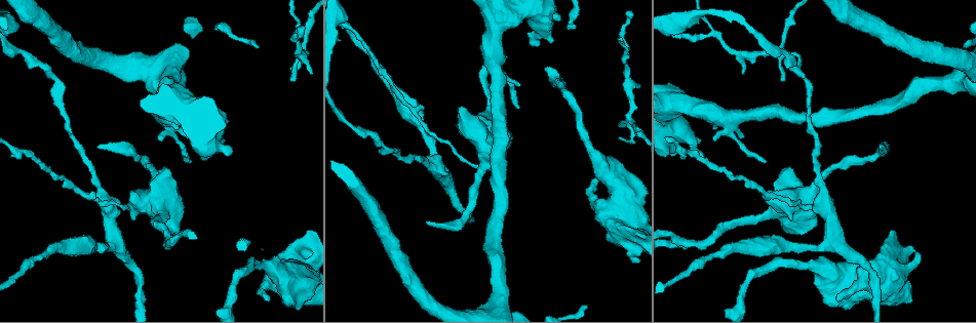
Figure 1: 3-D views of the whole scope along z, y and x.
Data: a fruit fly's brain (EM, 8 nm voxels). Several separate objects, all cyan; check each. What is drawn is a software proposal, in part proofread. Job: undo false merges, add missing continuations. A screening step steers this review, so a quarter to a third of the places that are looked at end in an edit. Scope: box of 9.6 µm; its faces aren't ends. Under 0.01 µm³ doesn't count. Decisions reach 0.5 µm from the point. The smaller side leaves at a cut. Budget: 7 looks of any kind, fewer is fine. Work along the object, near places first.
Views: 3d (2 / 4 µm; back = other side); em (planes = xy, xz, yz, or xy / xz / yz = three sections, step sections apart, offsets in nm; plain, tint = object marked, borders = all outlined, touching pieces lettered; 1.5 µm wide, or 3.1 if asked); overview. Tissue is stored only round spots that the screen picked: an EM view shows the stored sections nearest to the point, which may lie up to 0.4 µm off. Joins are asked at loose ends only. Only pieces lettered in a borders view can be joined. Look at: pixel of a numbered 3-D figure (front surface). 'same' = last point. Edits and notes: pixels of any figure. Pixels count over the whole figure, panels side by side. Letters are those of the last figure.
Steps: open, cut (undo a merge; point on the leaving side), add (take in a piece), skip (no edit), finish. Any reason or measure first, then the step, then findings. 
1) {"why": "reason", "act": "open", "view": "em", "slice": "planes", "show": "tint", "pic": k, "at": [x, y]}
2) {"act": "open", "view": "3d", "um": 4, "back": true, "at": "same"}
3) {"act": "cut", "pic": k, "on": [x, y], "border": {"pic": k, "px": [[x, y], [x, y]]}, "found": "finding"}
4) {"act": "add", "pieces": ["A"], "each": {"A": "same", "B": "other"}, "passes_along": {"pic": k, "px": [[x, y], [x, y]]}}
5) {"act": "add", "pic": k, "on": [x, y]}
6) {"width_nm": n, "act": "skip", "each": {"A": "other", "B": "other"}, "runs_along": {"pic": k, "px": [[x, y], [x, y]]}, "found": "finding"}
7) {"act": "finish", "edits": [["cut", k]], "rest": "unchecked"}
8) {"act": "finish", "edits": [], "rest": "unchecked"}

{"why": "free end", "act": "open", "view": "em", "slice": "planes", "show": "borders", "pic": 1, "at": [837, 300]}

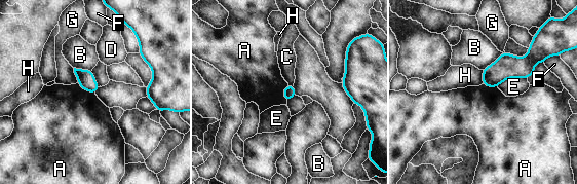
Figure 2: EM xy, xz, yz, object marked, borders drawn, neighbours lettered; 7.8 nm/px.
{"act": "skip", "each": {"A": "other", "B": "other", "C": "other", "D": "other", "E": "other", "F": "other", "G": "other", "H": "other"}, "border": {"pic": 2, "px": [[77, 83], [83, 89], [94, 94]]}, "found": "none of them fits"}

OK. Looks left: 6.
{"why": "free end", "act": "open", "view": "3d", "um": 2, "back": true, "pic": 1, "at": [161, 140]}

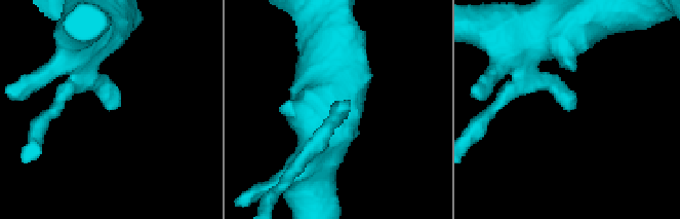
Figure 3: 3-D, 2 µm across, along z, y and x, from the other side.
{"why": "need the tissue", "act": "open", "view": "em", "slice": "planes", "show": "borders", "pic": 3, "at": [341, 103]}

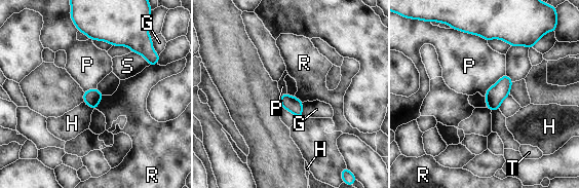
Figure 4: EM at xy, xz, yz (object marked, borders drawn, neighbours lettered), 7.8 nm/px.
{"act": "skip", "each": {"G": "other", "H": "other", "P": "other", "R": "other", "S": "other", "T": "other"}, "border": {"pic": 4, "px": [[505, 73], [487, 89], [485, 97]]}, "found": "no lettered piece goes on from it"}

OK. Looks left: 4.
{"why": "thin end", "act": "open", "view": "em", "slice": "planes", "show": "borders", "pic": 1, "at": [291, 81]}

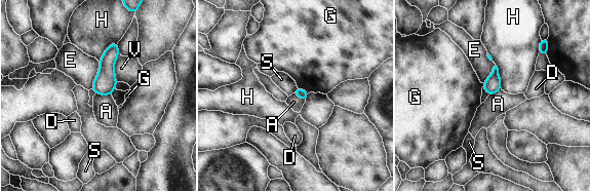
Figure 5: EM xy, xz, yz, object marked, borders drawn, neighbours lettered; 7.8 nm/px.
{"act": "skip", "each": {"A": "other", "D": "other", "E": "other", "G": "other", "H": "other", "S": "other", "V": "other"}, "border": {"pic": 5, "px": [[95, 92], [111, 96]]}, "found": "none of them fits"}

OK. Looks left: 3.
{"act": "finish", "edits": [], "rest": "unchecked"}

